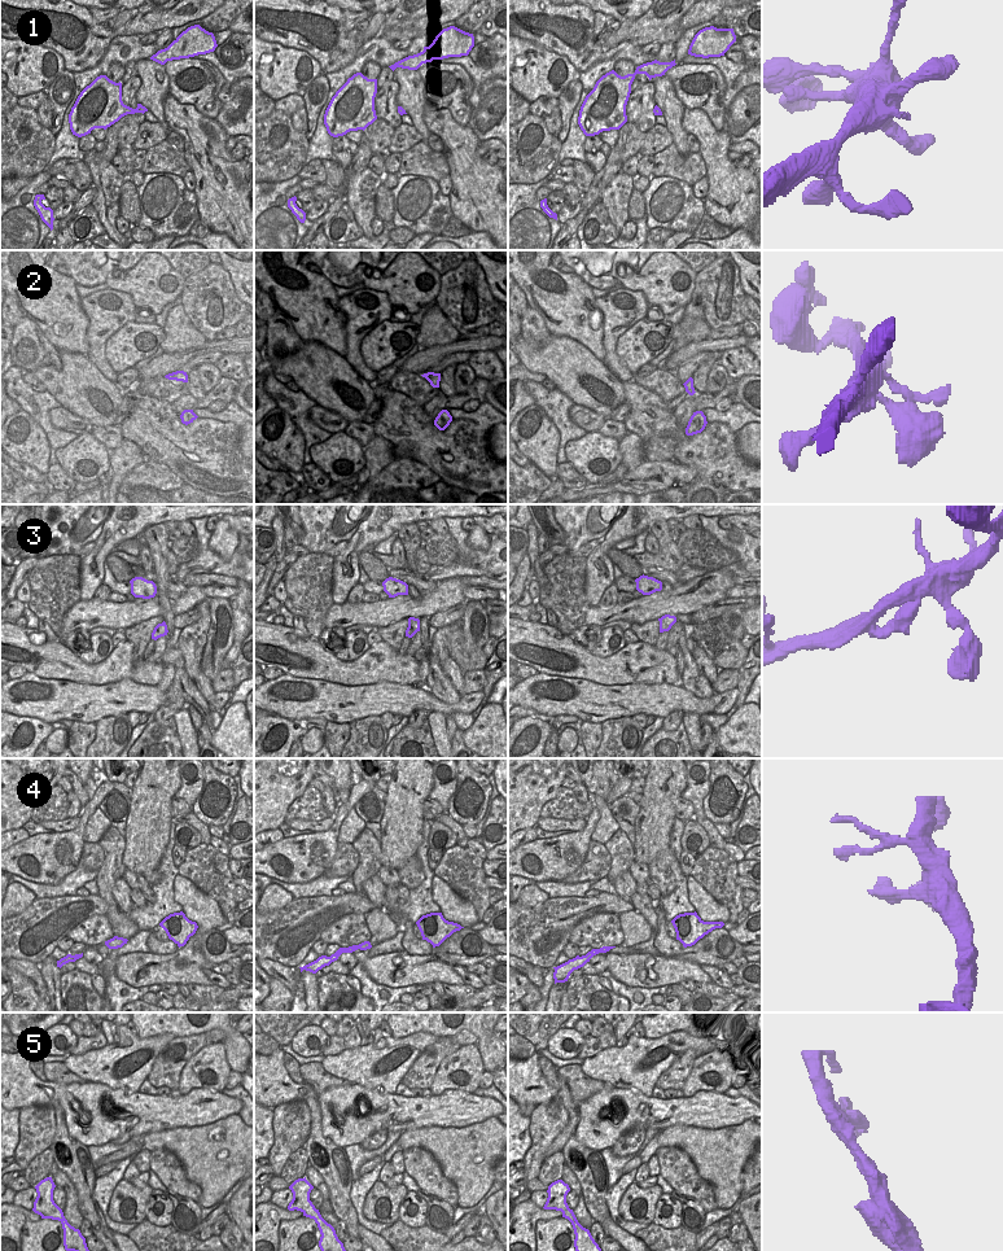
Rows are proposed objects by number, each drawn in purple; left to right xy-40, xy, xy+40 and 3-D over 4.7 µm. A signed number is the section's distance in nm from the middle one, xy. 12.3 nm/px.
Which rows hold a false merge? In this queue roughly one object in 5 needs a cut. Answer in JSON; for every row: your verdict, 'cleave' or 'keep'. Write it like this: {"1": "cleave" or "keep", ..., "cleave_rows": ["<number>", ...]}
{"1": "keep", "2": "keep", "3": "keep", "4": "keep", "5": "keep", "cleave_rows": []}

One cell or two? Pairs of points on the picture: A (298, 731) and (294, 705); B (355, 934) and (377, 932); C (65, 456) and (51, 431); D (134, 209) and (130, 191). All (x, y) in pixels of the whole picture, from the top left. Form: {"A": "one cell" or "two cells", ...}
{"A": "two cells", "B": "two cells", "C": "two cells", "D": "one cell"}

